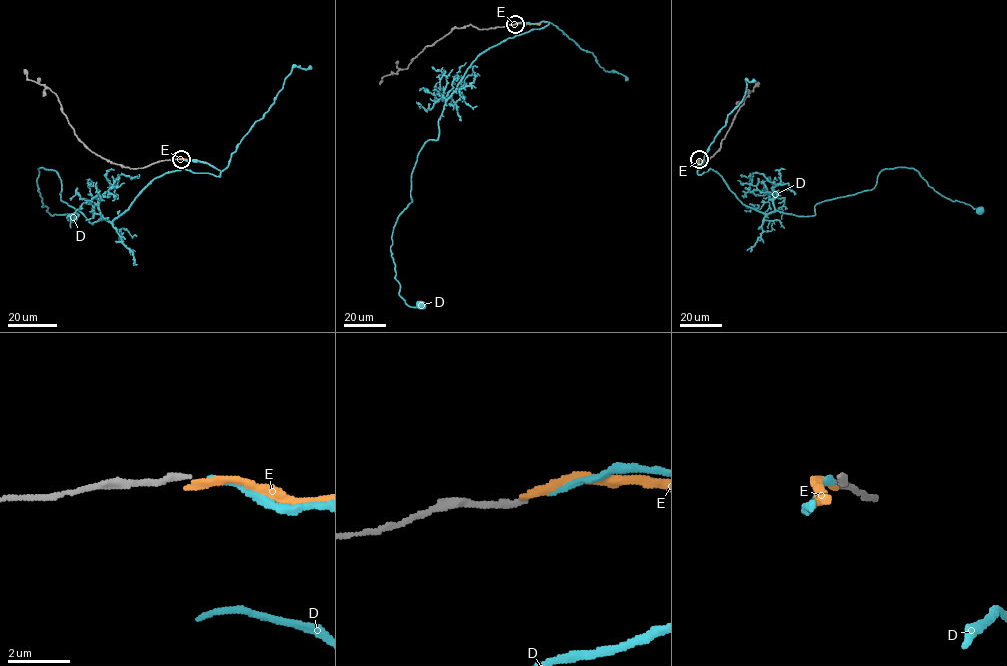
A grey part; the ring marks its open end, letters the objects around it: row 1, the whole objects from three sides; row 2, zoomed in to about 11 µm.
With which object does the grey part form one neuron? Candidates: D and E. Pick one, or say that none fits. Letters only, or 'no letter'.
D

